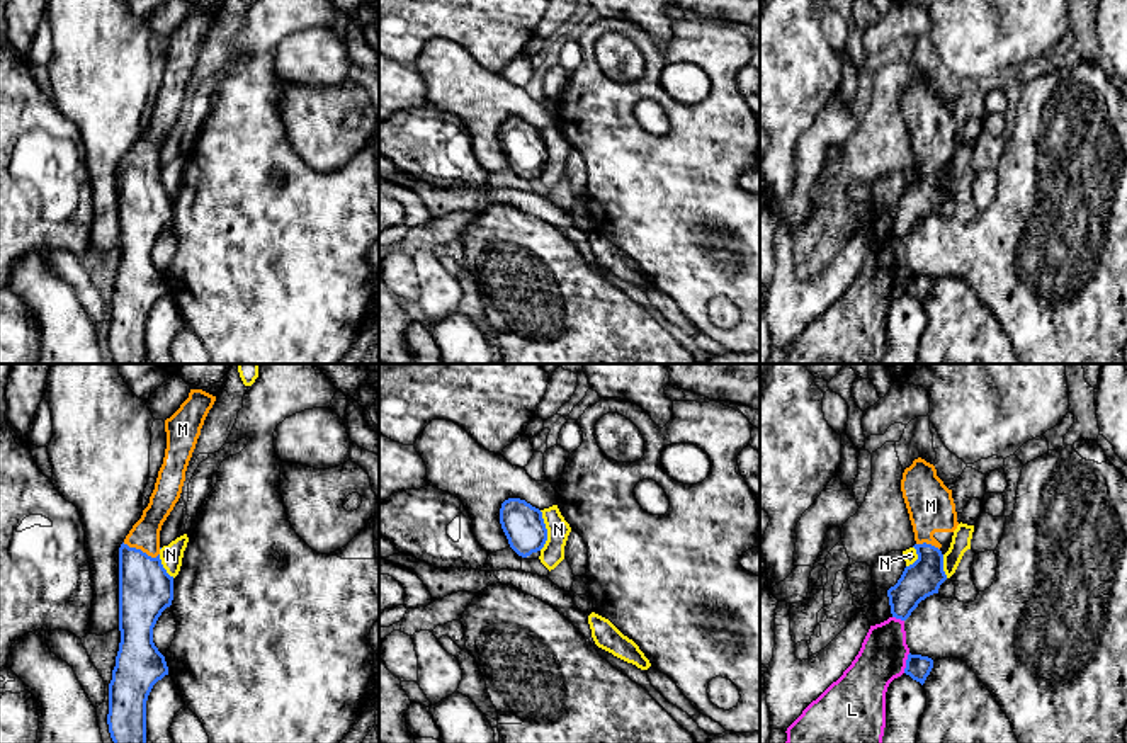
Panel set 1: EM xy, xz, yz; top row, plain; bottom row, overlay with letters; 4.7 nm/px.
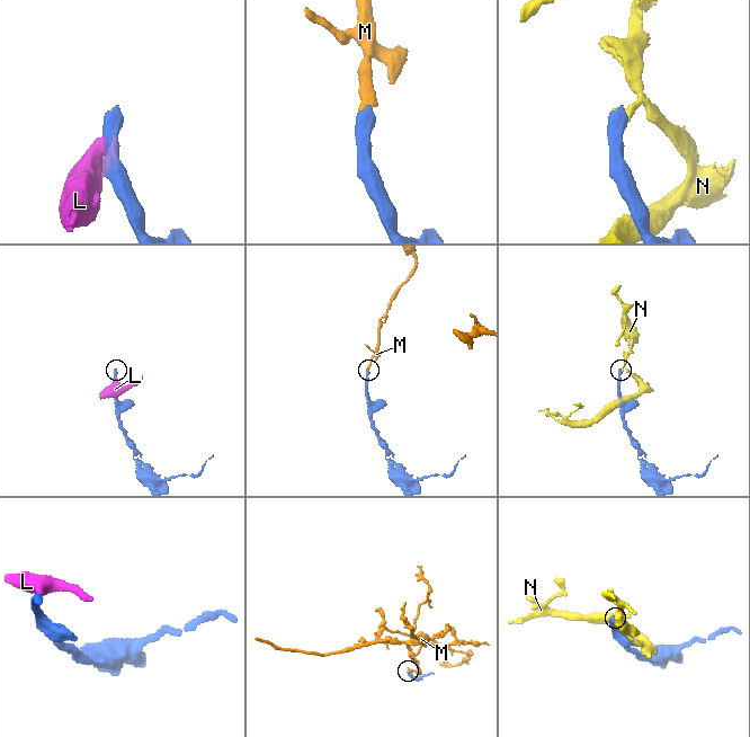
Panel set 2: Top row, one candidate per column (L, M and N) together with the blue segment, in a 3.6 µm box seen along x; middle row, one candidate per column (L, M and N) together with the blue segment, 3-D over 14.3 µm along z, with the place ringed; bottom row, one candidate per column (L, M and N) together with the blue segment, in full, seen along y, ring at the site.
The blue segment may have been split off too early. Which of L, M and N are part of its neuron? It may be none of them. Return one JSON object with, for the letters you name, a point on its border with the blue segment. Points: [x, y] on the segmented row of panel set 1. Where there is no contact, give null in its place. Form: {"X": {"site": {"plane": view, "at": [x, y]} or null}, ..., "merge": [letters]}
{"M": {"site": {"plane": "xy", "at": [140, 550]}}, "merge": ["M"]}

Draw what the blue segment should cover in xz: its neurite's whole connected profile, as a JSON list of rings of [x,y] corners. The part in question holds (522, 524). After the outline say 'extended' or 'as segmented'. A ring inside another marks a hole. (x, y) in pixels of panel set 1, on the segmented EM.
[[[505,500],[500,508],[500,524],[510,547],[522,558],[541,551],[547,541],[542,512],[525,500]]]; as segmented

